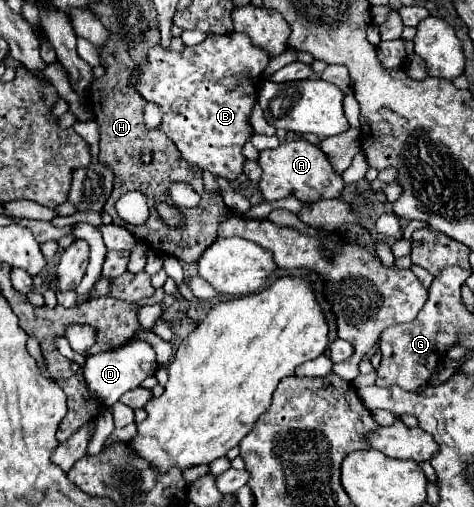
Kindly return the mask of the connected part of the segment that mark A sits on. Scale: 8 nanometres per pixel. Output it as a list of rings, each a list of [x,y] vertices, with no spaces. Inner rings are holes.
[[[308,140],[298,142],[280,142],[274,150],[262,150],[258,164],[262,168],[262,176],[258,182],[258,192],[262,194],[262,200],[274,202],[286,196],[296,196],[300,202],[316,202],[320,198],[338,198],[344,190],[344,182],[340,174],[336,174],[330,168],[330,162],[326,154],[312,146]]]

